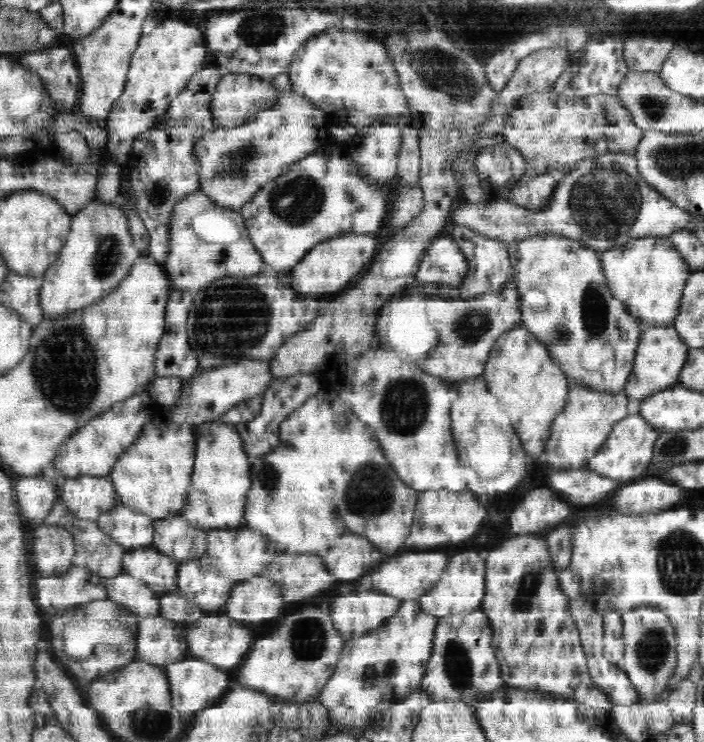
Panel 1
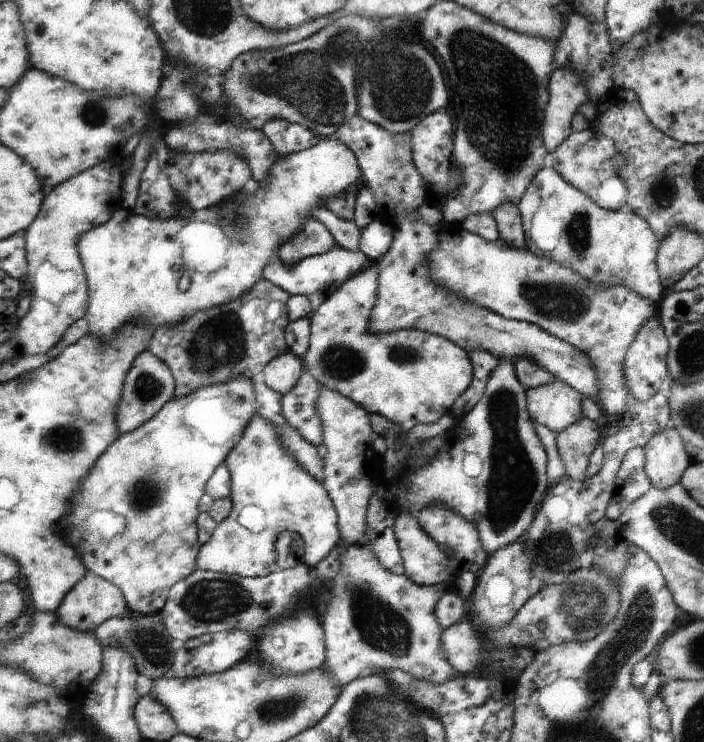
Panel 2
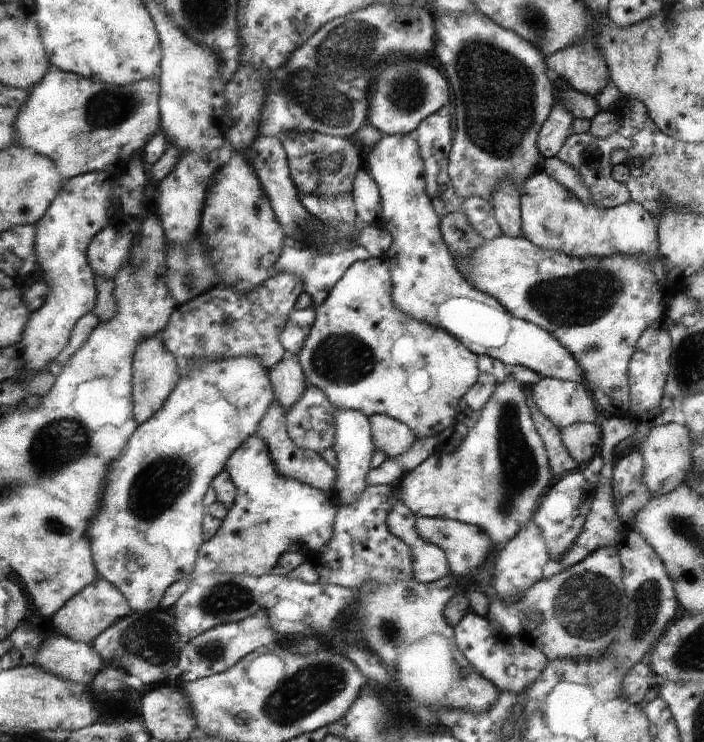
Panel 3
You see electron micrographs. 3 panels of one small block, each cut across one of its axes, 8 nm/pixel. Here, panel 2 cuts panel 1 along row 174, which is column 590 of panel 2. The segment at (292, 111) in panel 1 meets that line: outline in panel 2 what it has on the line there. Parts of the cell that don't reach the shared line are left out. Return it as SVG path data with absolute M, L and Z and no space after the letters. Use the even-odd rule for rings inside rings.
M551 166L538 172L518 206L528 236L524 248L578 271L598 286L627 286L658 305L664 287L657 270L661 241L641 215L628 209L611 211L599 207Z

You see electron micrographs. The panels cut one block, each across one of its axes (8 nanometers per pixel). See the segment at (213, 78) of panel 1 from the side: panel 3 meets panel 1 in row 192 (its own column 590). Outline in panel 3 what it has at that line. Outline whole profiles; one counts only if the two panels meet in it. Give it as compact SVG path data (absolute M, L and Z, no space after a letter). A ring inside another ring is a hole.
M573 132L566 139L566 142L563 142L562 148L557 152L557 157L566 163L570 163L570 166L573 166L579 172L581 179L593 196L594 205L603 209L611 209L630 201L631 196L625 184L612 178L611 170L613 166L610 164L610 155L617 148L630 151L632 146L633 142L630 136L620 134L620 132L611 134L603 139L596 138L589 132L582 134Z

